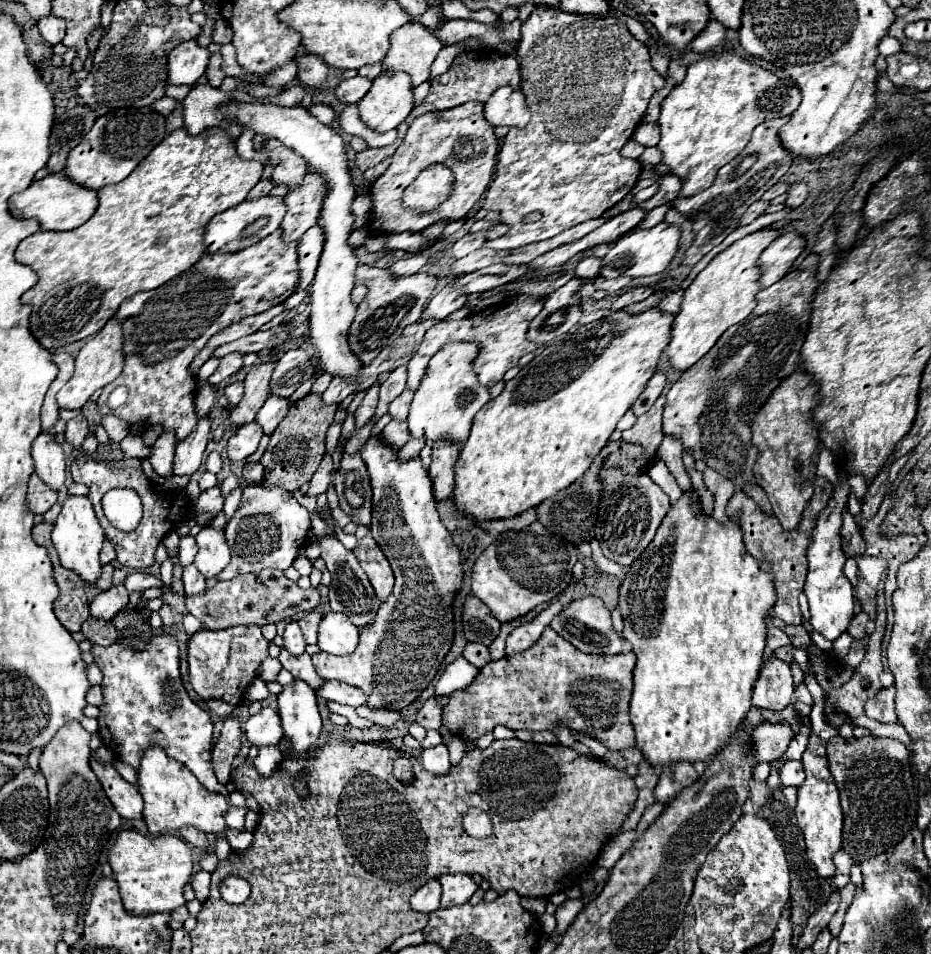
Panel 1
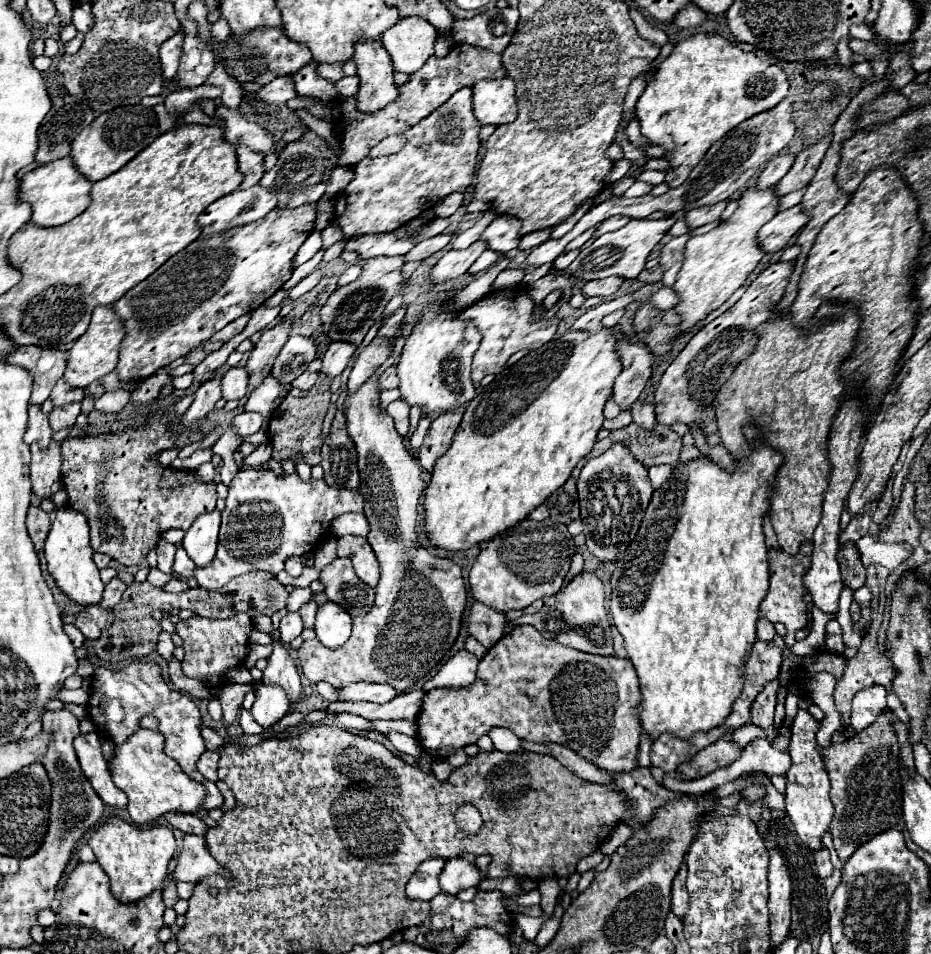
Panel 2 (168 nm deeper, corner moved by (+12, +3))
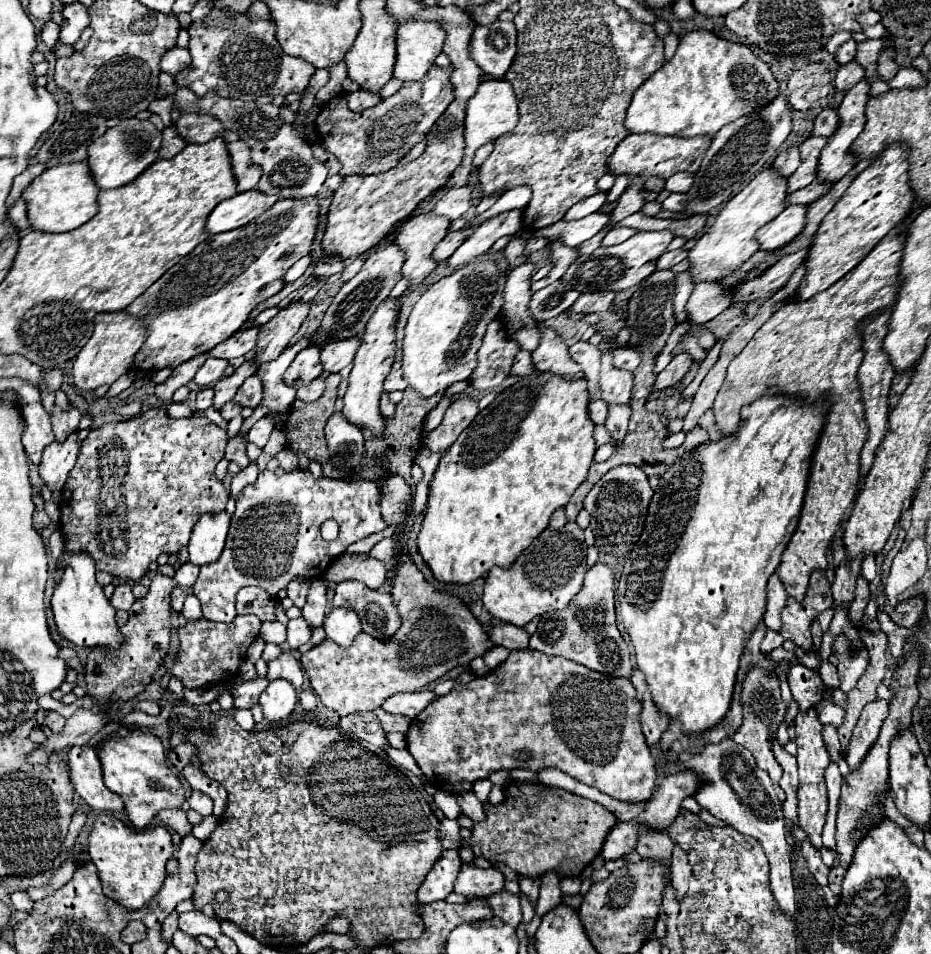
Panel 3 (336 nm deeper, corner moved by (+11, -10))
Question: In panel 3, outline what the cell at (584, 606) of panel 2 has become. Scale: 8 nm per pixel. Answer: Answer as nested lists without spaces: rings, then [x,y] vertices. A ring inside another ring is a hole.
[[[595,563],[593,567],[589,567],[583,589],[573,597],[573,601],[563,611],[553,611],[541,617],[537,631],[531,635],[531,649],[571,659],[609,677],[629,679],[633,673],[633,663],[629,645],[623,641],[617,629],[613,583],[615,577],[609,565]]]

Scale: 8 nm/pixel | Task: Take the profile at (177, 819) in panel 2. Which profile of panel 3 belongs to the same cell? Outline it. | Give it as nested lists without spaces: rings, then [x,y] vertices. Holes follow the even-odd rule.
[[[163,809],[159,815],[159,821],[171,829],[175,829],[181,837],[187,837],[191,835],[191,829],[193,825],[187,821],[187,815],[183,809]]]

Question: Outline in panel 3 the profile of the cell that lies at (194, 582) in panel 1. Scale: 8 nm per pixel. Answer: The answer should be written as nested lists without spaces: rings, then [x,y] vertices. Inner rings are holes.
[[[189,561],[183,563],[183,565],[179,565],[177,571],[175,571],[175,579],[177,579],[177,583],[179,583],[183,589],[191,587],[191,585],[195,583],[197,575],[199,575],[199,567],[193,565],[193,563],[189,563]]]

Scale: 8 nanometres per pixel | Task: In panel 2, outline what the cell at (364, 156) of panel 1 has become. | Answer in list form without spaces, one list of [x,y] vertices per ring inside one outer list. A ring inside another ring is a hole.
[[[456,44],[444,58],[430,58],[418,72],[414,72],[410,76],[410,80],[406,84],[400,86],[400,94],[394,102],[388,104],[388,108],[382,108],[376,114],[364,114],[358,112],[354,98],[348,98],[342,102],[342,122],[340,122],[340,132],[342,132],[342,140],[340,140],[340,166],[354,166],[358,164],[362,158],[368,156],[370,148],[376,146],[380,140],[392,136],[392,134],[400,134],[406,128],[418,124],[418,120],[422,120],[424,116],[428,116],[430,112],[434,112],[436,108],[440,108],[440,104],[444,104],[452,94],[456,94],[460,88],[466,86],[474,86],[484,78],[504,78],[506,72],[502,68],[500,62],[500,54],[490,52],[486,48],[476,48],[470,44]]]

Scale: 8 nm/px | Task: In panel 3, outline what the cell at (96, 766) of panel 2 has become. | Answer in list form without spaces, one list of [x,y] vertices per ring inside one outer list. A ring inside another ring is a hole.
[[[89,745],[71,747],[71,781],[77,795],[95,811],[117,813],[123,809],[123,801],[117,793],[109,791],[103,783],[103,771],[97,751]]]

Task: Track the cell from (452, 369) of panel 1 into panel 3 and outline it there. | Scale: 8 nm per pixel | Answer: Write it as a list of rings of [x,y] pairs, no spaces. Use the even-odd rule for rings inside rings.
[[[491,255],[477,257],[469,265],[463,265],[455,273],[439,279],[433,283],[421,299],[415,303],[407,325],[405,325],[405,339],[403,339],[403,373],[407,383],[417,389],[423,397],[431,397],[439,391],[445,391],[455,381],[467,381],[477,365],[477,351],[481,347],[485,329],[493,317],[499,317],[503,307],[503,287],[505,287],[505,273],[499,269],[497,259]]]

